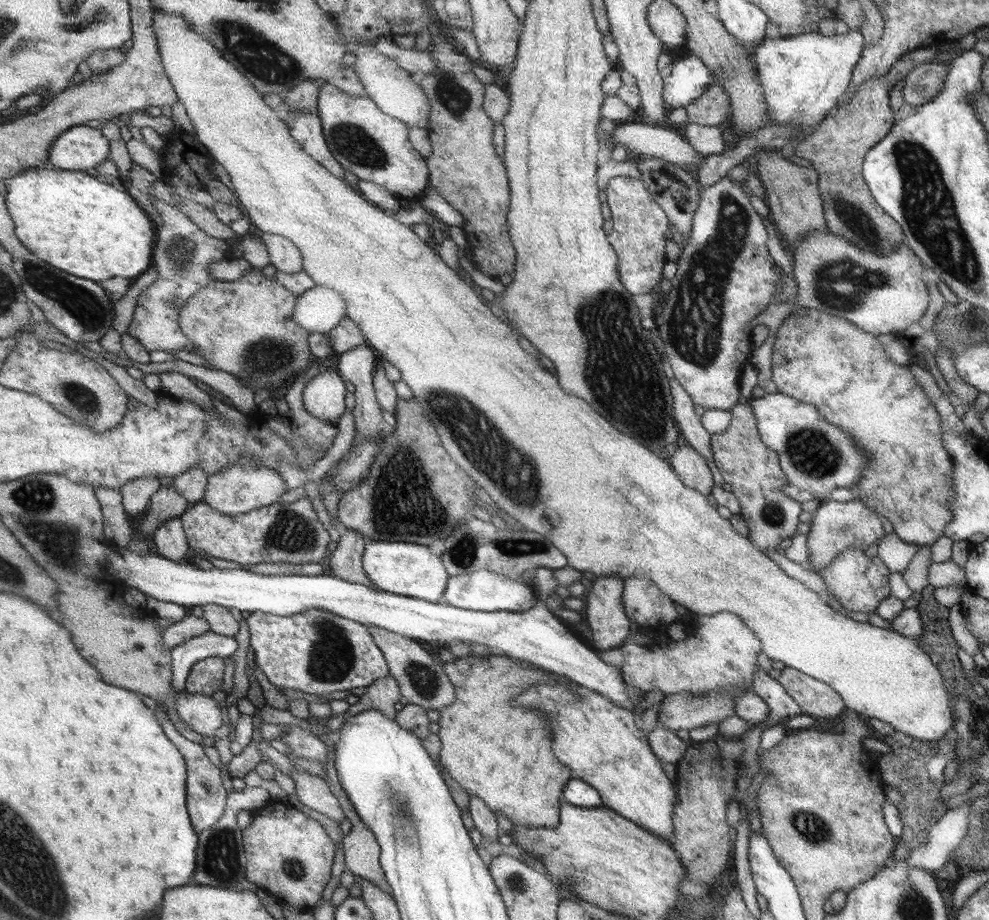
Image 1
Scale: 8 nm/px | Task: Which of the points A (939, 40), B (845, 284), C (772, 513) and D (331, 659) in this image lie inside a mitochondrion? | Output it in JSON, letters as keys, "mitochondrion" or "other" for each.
{"A":"other","B":"mitochondrion","C":"mitochondrion","D":"mitochondrion"}

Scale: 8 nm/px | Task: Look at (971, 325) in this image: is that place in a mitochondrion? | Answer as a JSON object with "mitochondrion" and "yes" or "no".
{"mitochondrion":"yes"}

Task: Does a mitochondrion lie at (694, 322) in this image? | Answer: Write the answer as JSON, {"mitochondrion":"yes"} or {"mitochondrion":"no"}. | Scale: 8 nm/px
{"mitochondrion":"yes"}

